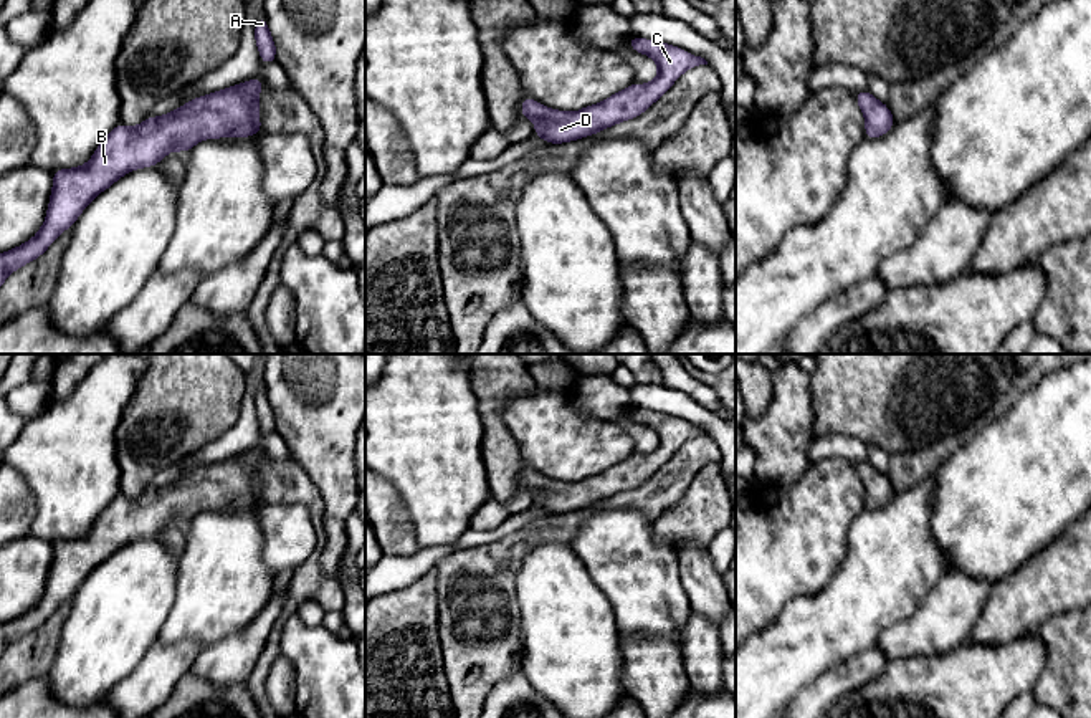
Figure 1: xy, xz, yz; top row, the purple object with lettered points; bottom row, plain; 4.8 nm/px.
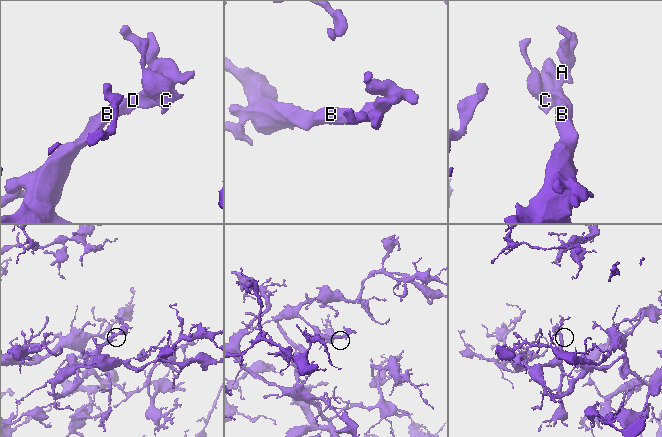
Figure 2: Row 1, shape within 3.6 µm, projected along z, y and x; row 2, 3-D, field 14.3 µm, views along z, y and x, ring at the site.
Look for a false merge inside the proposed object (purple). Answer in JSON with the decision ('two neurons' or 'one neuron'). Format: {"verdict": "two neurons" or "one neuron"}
{"verdict": "one neuron"}

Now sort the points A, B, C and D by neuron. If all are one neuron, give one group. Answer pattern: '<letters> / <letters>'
A B C D

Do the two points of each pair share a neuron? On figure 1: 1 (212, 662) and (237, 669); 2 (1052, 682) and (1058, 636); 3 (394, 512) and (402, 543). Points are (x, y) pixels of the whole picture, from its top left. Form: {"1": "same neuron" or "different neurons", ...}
{"1": "same neuron", "2": "same neuron", "3": "same neuron"}

